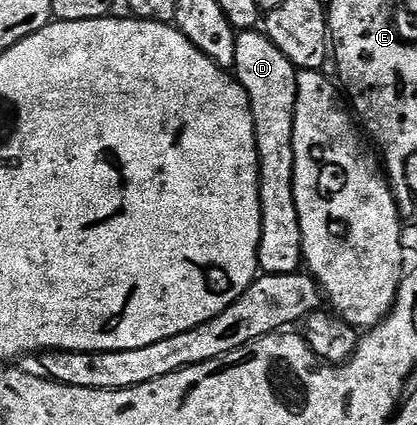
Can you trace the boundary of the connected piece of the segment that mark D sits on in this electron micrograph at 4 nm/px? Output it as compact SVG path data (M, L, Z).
M257 29L237 33L233 69L251 103L257 136L257 158L261 168L261 238L257 244L257 264L262 274L271 277L295 273L303 265L303 235L299 227L299 211L295 207L293 186L293 132L299 71L290 63L287 55L283 55L283 51L279 51L270 38Z

